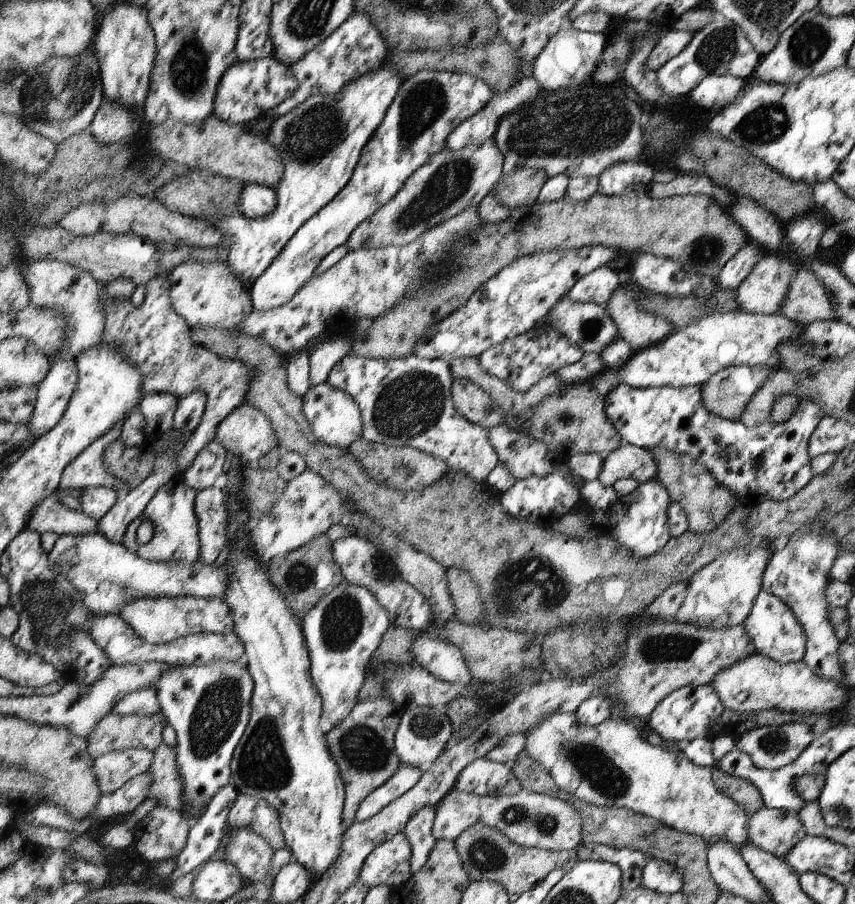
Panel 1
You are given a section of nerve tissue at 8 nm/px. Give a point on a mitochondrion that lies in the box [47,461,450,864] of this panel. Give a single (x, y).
(217, 710)

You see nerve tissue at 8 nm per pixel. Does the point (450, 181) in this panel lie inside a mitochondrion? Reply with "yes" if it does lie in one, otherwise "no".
yes

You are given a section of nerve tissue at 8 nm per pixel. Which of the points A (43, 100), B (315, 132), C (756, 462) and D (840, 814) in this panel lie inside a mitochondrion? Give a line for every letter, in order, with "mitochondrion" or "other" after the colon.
A: mitochondrion
B: mitochondrion
C: mitochondrion
D: mitochondrion

